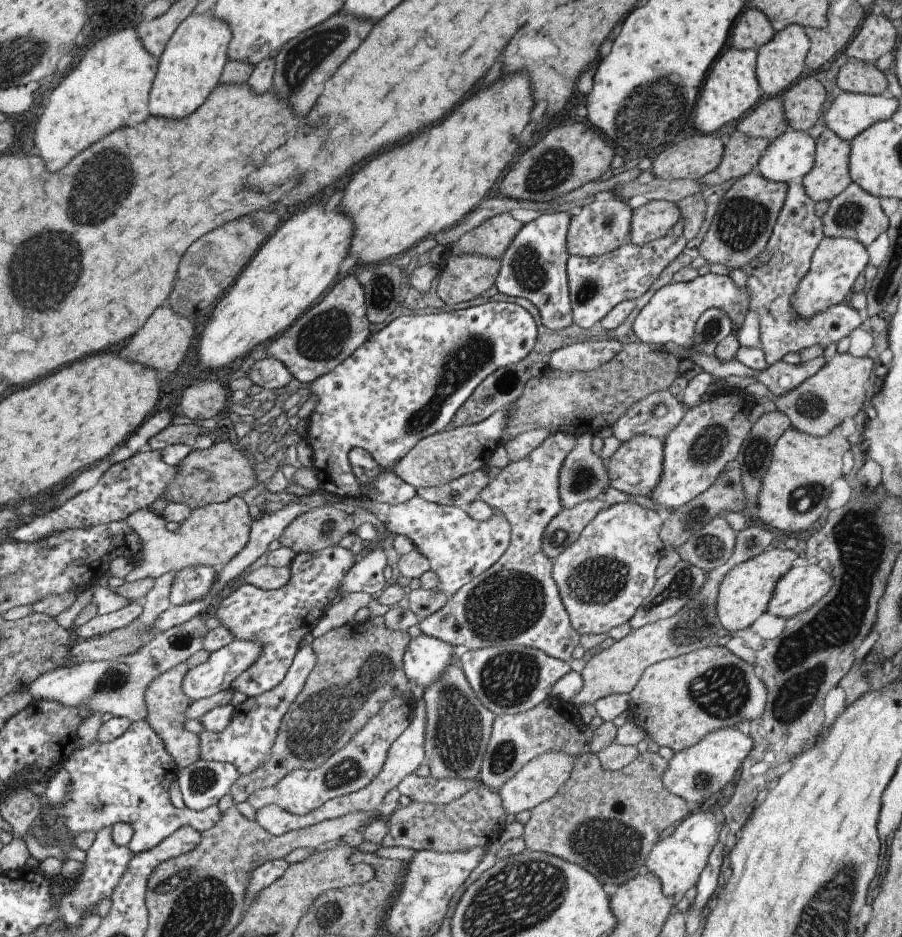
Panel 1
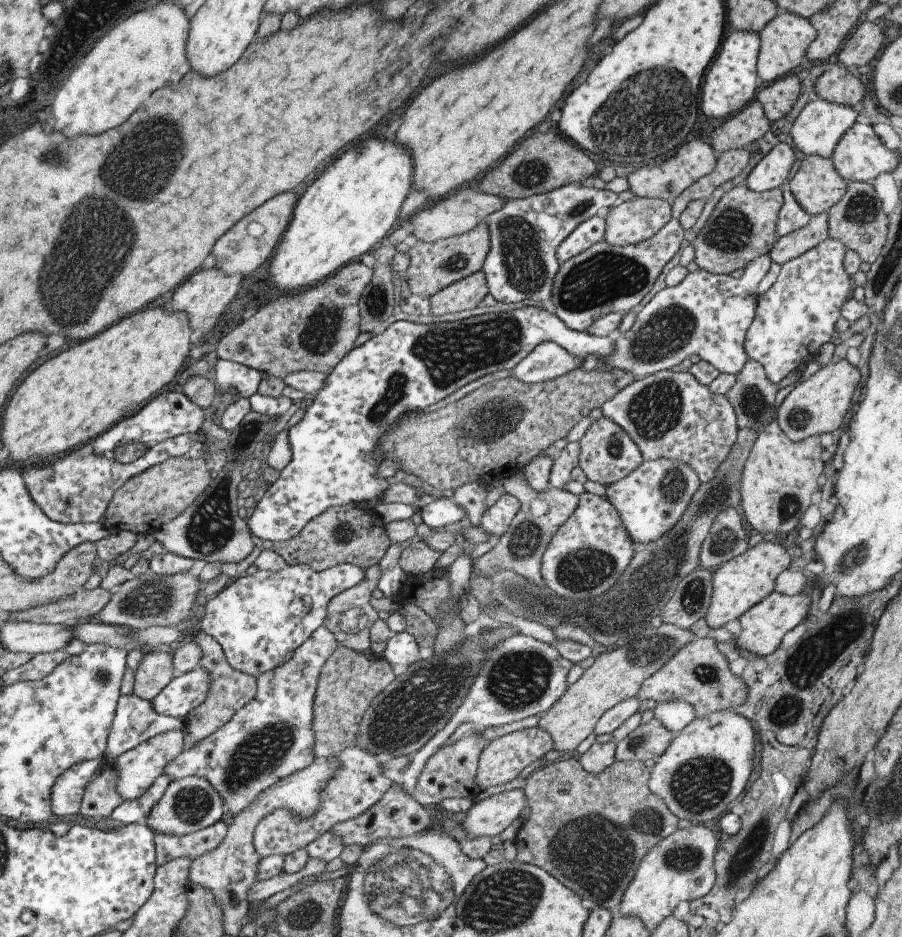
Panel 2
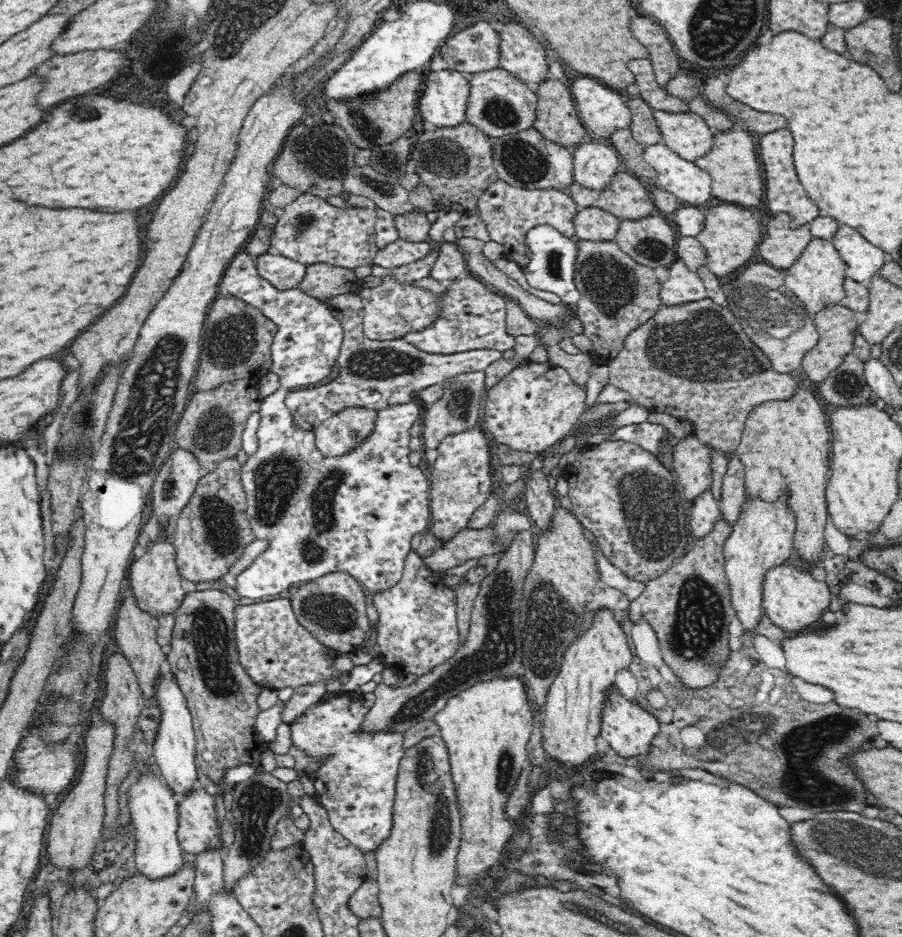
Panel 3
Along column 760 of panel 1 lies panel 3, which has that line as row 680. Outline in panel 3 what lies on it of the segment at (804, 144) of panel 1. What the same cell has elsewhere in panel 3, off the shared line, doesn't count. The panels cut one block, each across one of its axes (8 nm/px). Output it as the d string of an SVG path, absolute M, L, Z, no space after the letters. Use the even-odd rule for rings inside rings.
M165 665L158 672L158 680L154 684L154 696L156 705L160 710L157 733L153 745L153 755L156 763L162 771L162 779L165 781L178 798L194 788L194 780L198 775L195 759L195 737L191 712L187 707L187 700L179 684L176 682L174 673Z

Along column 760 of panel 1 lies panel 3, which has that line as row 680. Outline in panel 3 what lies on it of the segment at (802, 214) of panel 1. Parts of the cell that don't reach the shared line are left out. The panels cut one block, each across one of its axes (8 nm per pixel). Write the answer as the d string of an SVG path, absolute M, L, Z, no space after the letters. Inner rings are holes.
M280 597L254 604L236 606L234 610L234 639L238 661L248 677L262 689L296 688L320 682L323 693L336 693L351 677L349 672L334 669L333 662L341 654L329 648L300 624L291 599Z

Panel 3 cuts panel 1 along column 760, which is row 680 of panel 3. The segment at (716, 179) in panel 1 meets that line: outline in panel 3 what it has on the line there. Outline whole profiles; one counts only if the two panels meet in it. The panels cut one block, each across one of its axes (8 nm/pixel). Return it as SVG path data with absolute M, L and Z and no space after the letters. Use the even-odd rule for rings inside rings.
M132 592L122 600L115 623L116 648L129 660L144 694L148 698L152 698L154 696L154 684L158 680L158 672L167 665L167 659L162 653L161 645L156 642L156 628L158 628L156 617L138 606L138 601Z

